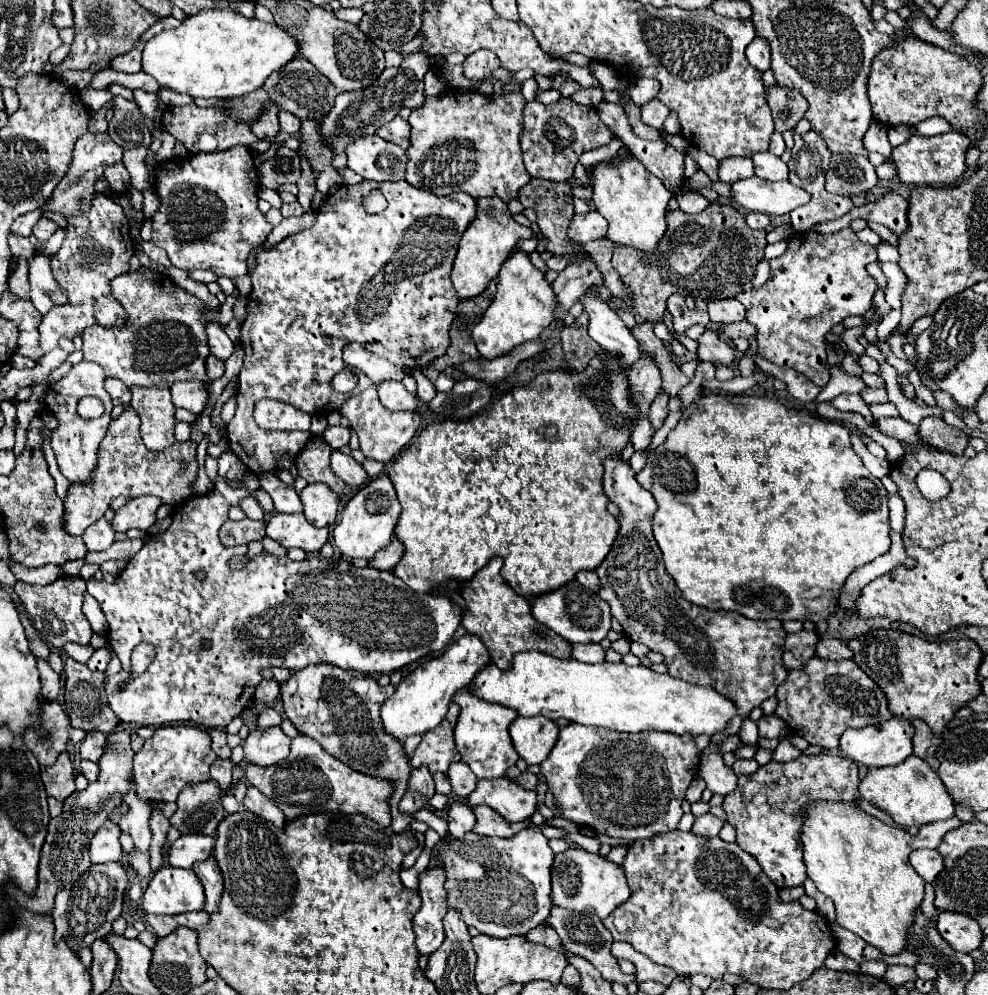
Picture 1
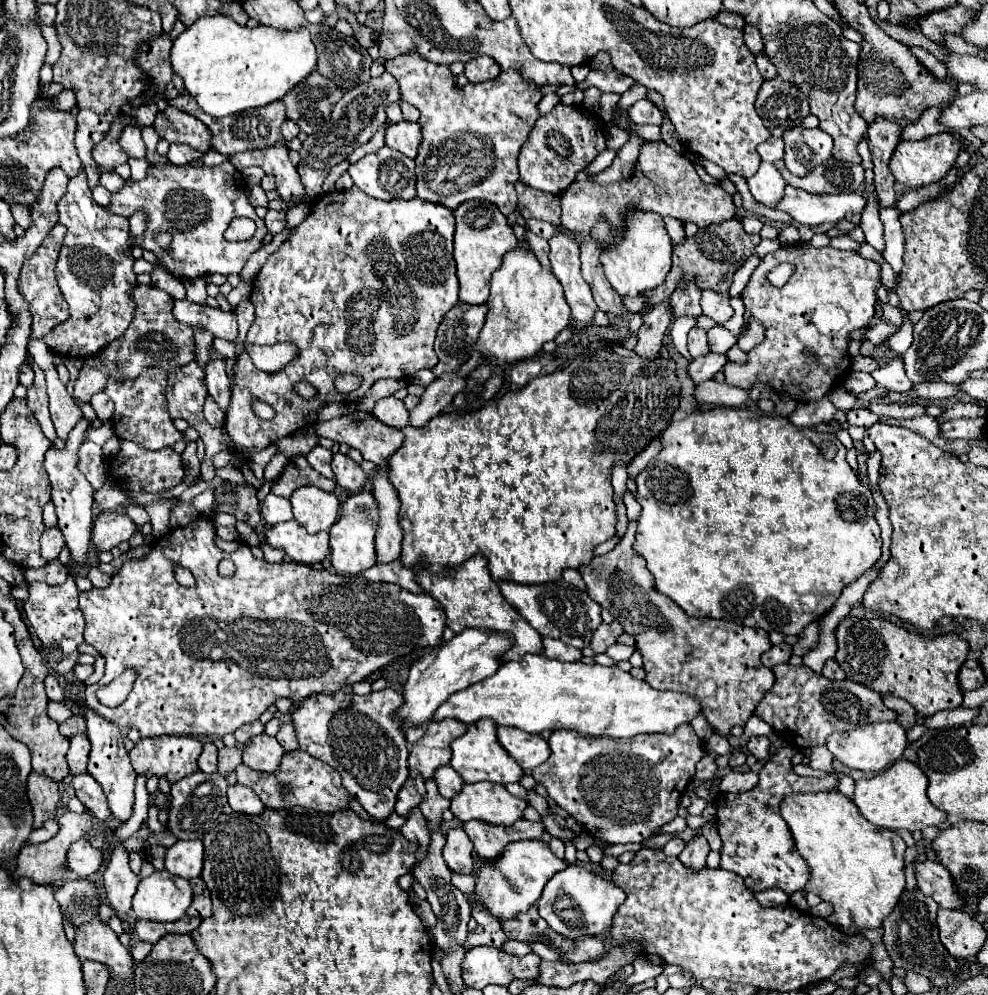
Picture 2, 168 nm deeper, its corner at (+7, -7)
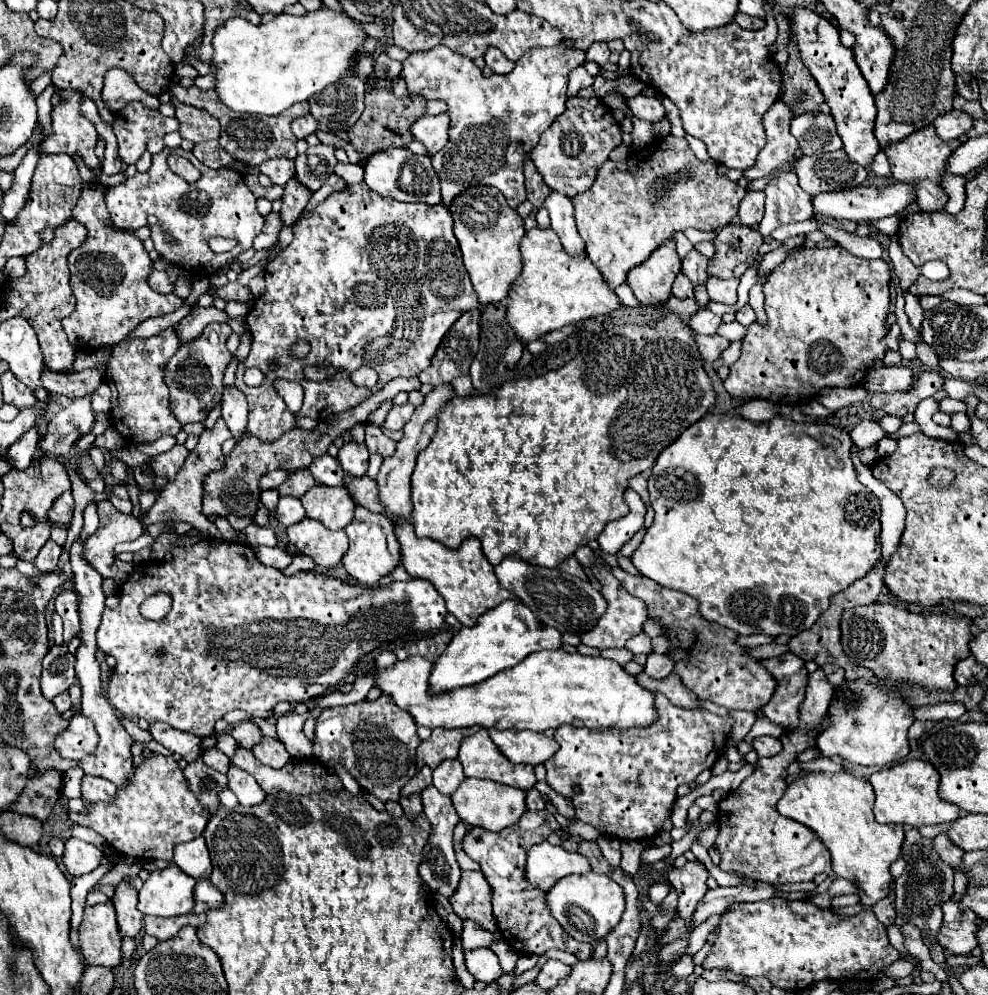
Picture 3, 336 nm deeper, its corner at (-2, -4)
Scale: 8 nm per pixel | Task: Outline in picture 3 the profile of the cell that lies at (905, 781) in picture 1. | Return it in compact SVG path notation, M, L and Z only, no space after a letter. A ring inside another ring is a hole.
M913 759L887 769L881 769L869 777L869 783L875 791L875 819L879 823L901 823L901 825L935 825L951 823L959 817L959 809L951 803L945 803L937 795L939 775L935 767L927 761Z

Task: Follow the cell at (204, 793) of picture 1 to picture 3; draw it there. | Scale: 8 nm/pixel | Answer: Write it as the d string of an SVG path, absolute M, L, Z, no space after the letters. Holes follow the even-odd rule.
M201 759L189 763L183 769L183 775L185 775L189 791L197 795L197 799L201 801L201 805L205 805L209 809L209 813L211 813L211 803L217 801L217 807L221 807L219 793L229 787L227 775L209 769Z

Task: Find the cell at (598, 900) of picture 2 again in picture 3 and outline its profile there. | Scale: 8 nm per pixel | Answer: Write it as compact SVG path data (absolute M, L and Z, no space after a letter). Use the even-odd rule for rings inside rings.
M589 871L587 875L573 873L557 881L547 891L547 905L551 909L551 915L573 939L597 943L605 939L607 933L621 921L621 915L625 911L625 895L623 889L607 875L597 875L595 871Z

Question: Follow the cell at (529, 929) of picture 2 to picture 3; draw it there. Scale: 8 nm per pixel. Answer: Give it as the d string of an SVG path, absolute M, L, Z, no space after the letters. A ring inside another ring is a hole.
M547 809L525 811L517 825L507 827L505 831L499 831L499 833L473 827L463 839L463 849L471 859L475 859L481 865L481 871L485 873L491 885L493 917L507 945L511 945L517 953L535 953L535 955L543 955L547 949L555 947L555 949L569 951L585 961L591 955L591 945L579 943L571 935L565 935L565 931L561 931L561 925L553 919L553 915L549 915L549 907L545 903L545 891L537 891L529 887L529 883L525 883L523 879L527 849L545 841L557 829L559 829L559 823L555 821L553 813L549 813Z

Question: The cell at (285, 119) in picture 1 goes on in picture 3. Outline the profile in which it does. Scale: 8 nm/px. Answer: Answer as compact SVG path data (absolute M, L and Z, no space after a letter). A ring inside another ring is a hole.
M305 115L305 117L295 119L295 121L291 123L291 129L293 129L293 133L295 133L297 139L303 139L305 135L315 133L315 129L317 129L317 121L315 121L311 115Z

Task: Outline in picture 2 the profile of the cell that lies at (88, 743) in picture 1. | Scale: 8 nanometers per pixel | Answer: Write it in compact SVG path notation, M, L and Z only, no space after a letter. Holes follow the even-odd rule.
M74 734L70 740L70 748L66 754L68 766L72 774L82 774L86 772L86 762L88 762L88 752L90 752L90 742L86 734Z

